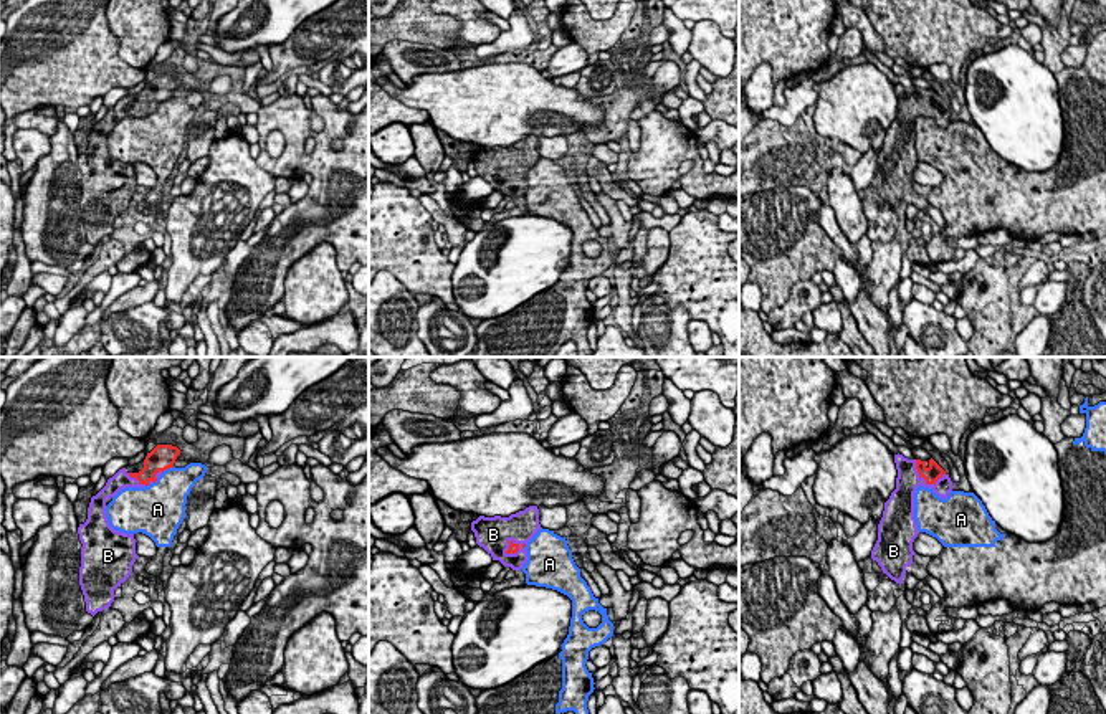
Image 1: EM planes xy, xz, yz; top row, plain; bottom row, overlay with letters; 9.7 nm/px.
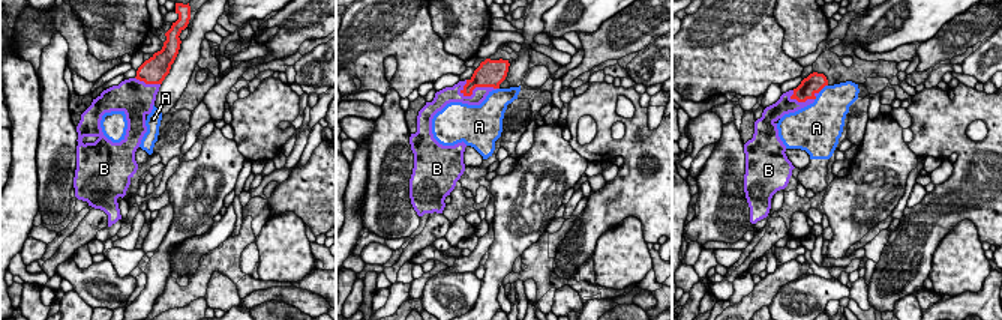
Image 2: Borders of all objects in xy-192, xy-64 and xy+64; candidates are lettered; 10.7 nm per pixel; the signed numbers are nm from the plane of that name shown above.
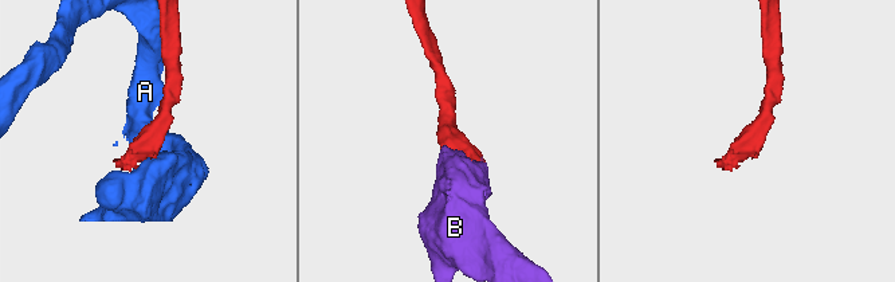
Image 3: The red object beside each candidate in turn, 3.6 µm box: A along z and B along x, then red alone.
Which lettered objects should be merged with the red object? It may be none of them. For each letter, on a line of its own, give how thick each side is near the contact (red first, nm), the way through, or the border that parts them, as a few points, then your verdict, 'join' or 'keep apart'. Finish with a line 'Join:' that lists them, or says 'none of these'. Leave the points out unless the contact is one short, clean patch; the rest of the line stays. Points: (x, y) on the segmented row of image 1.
A: calibres 240 and 360 nm; border xy (174, 466), (162, 473); keep apart
B: calibres 160 and 220 nm; join
Join: B

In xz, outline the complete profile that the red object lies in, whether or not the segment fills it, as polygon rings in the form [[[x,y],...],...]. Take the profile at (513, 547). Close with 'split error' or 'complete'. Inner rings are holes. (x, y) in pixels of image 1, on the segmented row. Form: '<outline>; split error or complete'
[[[529,506],[509,517],[479,516],[471,522],[476,544],[483,547],[493,560],[499,560],[504,567],[521,570],[527,562],[526,544],[537,534],[539,509]]]; split error

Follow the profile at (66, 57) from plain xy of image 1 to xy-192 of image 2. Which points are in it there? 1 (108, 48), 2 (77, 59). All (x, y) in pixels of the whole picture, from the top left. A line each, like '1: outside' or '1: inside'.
1: outside
2: inside

